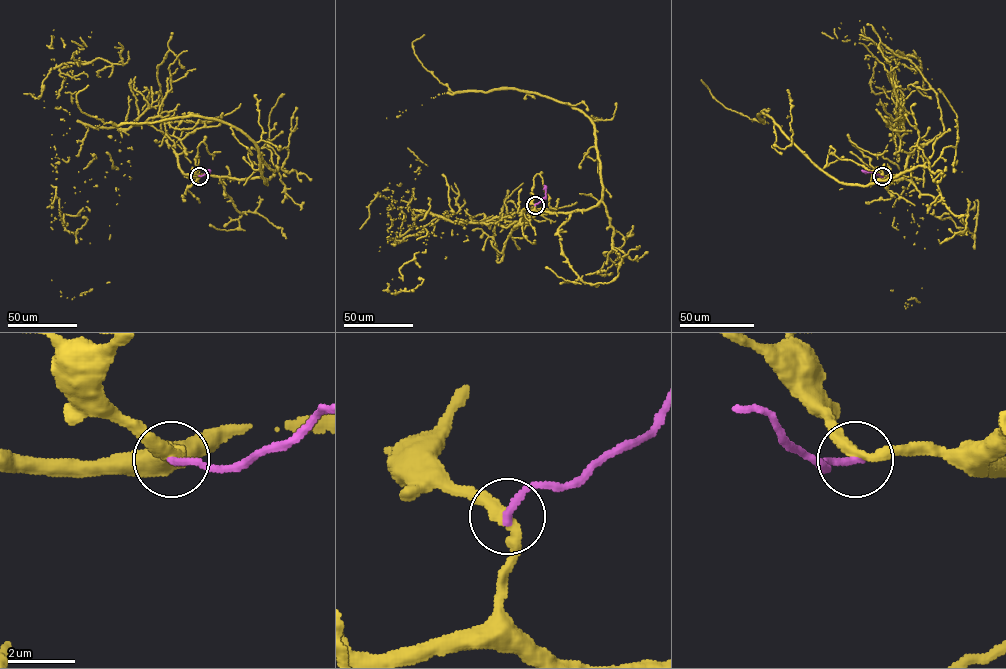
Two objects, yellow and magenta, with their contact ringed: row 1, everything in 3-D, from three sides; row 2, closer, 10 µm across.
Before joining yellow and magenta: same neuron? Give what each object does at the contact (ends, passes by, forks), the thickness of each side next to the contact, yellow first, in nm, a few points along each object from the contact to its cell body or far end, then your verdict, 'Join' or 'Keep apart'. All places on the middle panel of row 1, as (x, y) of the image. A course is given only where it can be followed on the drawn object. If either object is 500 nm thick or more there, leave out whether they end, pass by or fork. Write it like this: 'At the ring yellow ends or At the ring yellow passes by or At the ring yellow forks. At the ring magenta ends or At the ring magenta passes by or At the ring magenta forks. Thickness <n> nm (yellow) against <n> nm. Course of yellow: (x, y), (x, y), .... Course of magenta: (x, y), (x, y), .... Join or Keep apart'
At the ring yellow passes by. At the ring magenta ends. Thickness 340 nm (yellow) against 240 nm. Course of yellow: (535, 205), (513, 229), (401, 208), (407, 190), (400, 235), (405, 215), (378, 193), (359, 229). Course of magenta: (535, 205), (545, 196), (544, 185). Keep apart

